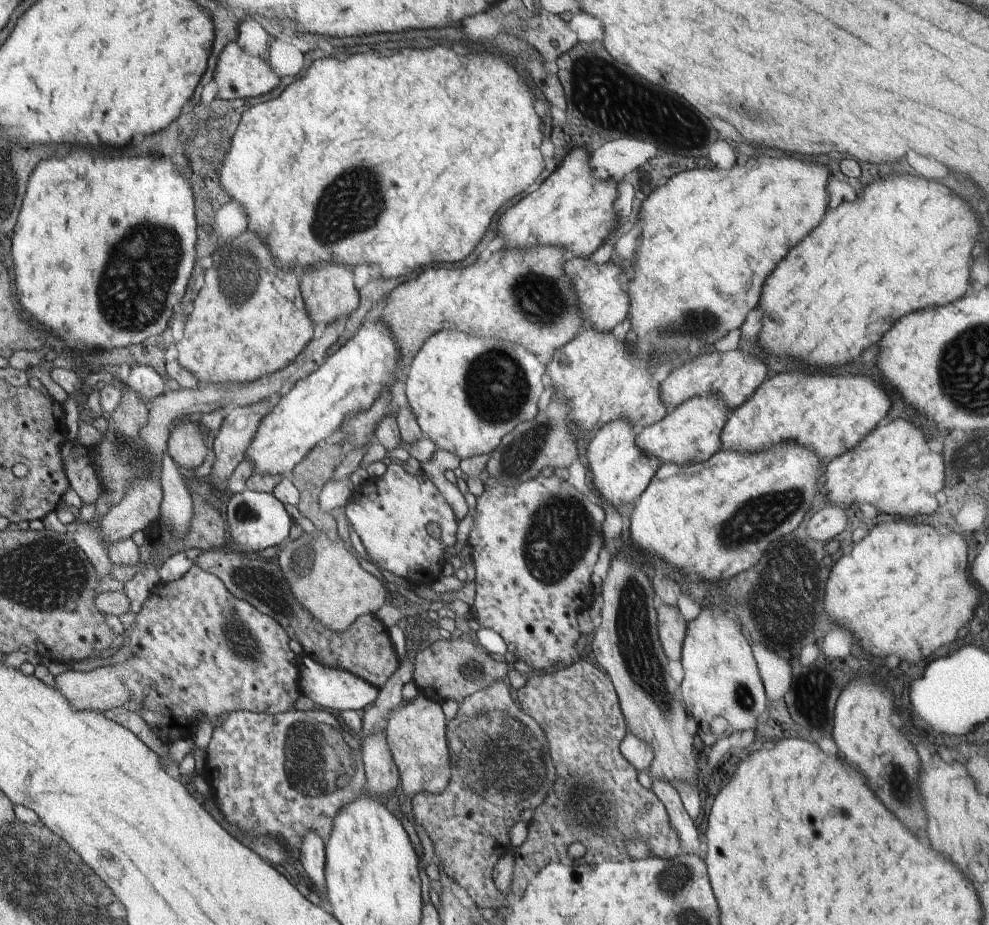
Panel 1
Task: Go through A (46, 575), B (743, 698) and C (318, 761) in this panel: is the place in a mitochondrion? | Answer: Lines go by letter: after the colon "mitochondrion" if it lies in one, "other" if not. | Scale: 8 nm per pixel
A: mitochondrion
B: mitochondrion
C: mitochondrion

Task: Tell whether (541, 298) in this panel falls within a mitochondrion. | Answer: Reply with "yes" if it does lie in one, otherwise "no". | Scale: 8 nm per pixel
yes

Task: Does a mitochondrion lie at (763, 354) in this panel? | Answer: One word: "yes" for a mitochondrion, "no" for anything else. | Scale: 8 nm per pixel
no

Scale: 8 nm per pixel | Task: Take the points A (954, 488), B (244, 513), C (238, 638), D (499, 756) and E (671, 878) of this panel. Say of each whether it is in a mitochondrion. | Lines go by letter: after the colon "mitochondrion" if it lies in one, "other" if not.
A: other
B: mitochondrion
C: mitochondrion
D: mitochondrion
E: mitochondrion

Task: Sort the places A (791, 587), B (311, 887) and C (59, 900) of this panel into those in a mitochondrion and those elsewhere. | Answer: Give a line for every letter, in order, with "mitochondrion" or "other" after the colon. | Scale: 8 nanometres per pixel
A: other
B: other
C: mitochondrion

